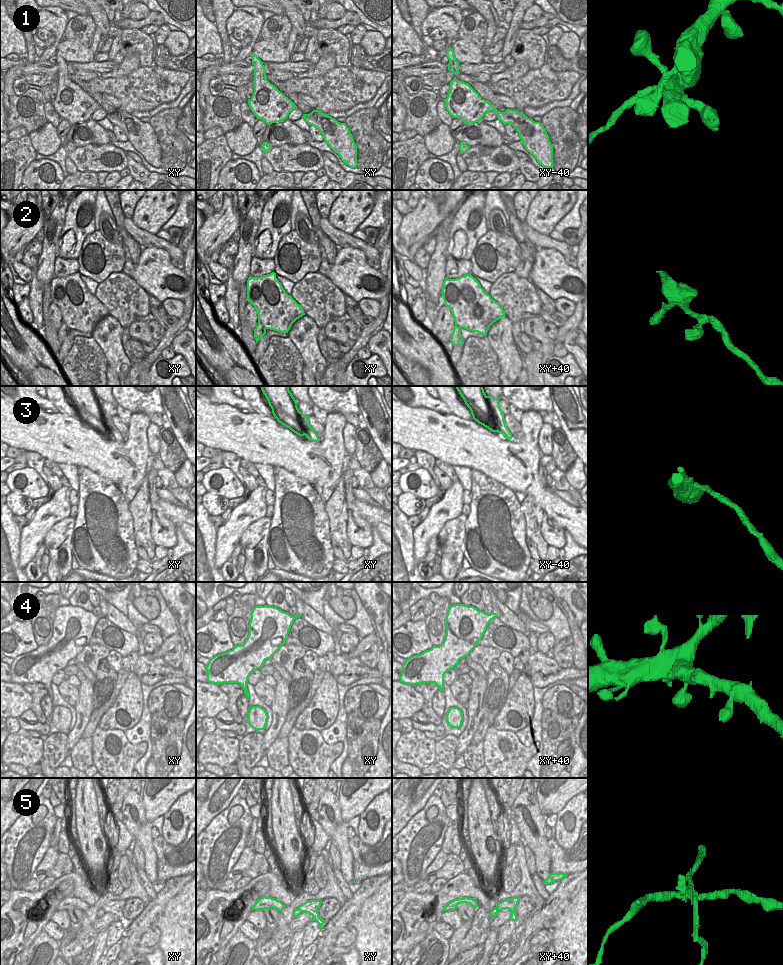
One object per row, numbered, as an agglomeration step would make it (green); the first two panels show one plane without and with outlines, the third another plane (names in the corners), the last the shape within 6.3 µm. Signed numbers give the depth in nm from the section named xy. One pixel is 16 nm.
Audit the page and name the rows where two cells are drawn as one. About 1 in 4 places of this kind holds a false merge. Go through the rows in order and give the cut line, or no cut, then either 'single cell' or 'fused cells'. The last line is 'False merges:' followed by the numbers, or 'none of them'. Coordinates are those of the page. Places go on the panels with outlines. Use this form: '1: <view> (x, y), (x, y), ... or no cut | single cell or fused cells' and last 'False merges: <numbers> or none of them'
1: no cut | single cell
2: xy (258, 321), (266, 328) | fused cells
3: no cut | single cell
4: no cut | single cell
5: xy+40 (495, 907), (499, 910) | fused cells
False merges: 2, 5

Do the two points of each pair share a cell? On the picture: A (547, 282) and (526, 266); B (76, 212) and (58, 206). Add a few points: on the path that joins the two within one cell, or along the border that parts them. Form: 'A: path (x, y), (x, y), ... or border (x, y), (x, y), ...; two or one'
A: border (534, 258), (528, 278); two
B: border (69, 200), (64, 215), (64, 224), (60, 232); two

